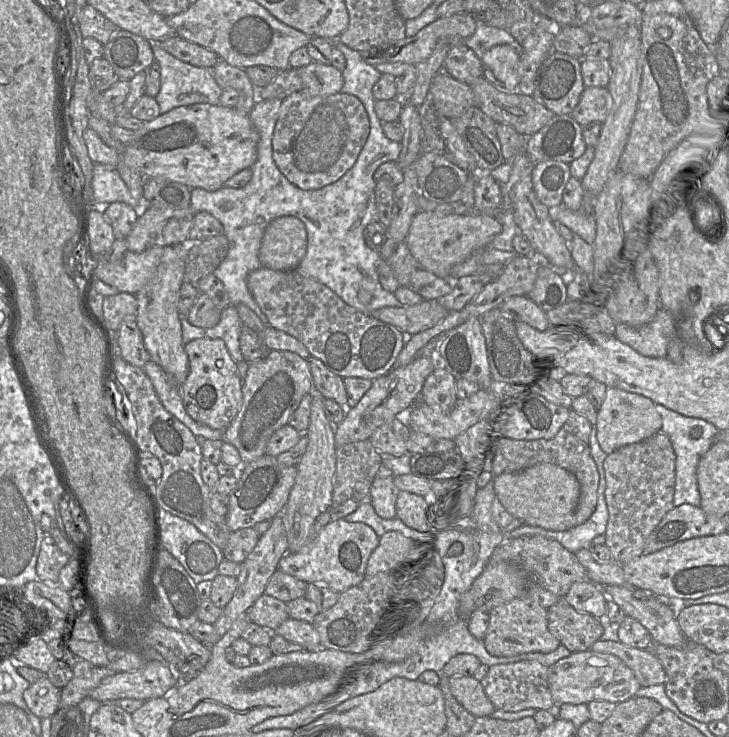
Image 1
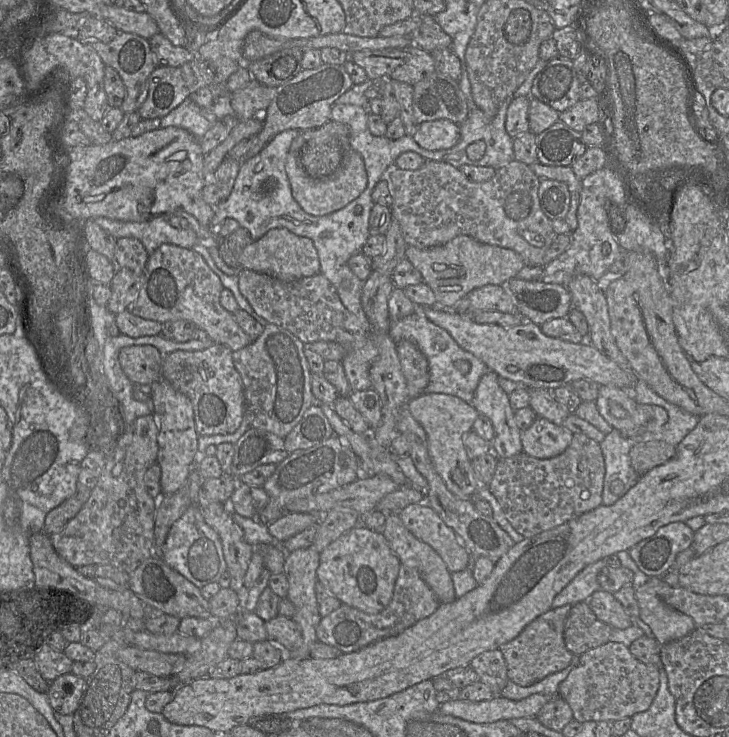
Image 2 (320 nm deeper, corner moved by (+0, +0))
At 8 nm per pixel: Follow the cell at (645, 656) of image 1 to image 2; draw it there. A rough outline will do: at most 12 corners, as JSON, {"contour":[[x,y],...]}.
{"contour":[[611,642],[579,656],[559,685],[573,718],[646,711],[659,669]]}

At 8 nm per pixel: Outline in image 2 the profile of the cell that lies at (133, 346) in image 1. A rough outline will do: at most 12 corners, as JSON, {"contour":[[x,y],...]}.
{"contour":[[153,345],[124,346],[118,354],[133,384],[162,378],[162,354]]}

